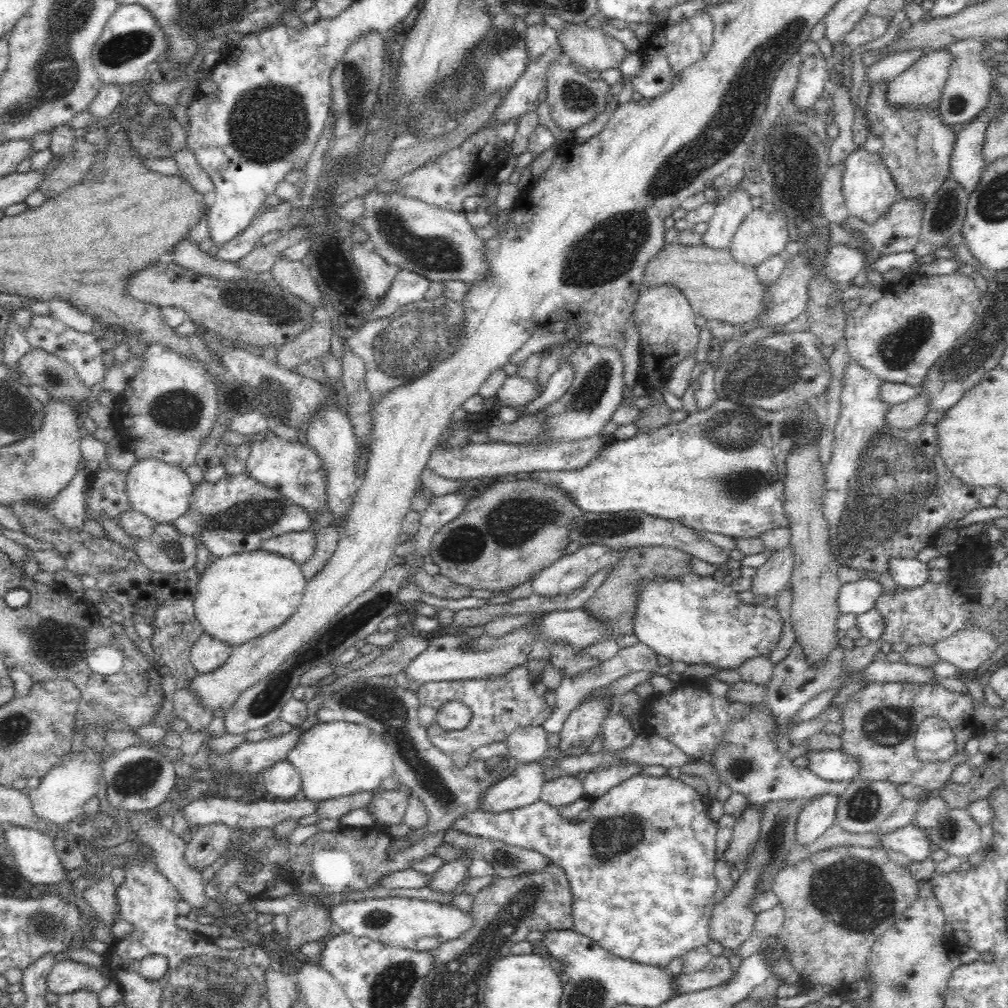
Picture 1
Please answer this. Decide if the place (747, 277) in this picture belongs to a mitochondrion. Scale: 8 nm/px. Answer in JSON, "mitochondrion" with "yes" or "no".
{"mitochondrion":"no"}

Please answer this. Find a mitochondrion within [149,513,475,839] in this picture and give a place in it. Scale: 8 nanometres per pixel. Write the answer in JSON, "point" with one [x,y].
{"point":[386,707]}

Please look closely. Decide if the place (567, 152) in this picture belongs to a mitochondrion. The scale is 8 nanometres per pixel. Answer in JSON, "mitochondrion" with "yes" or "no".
{"mitochondrion":"no"}

